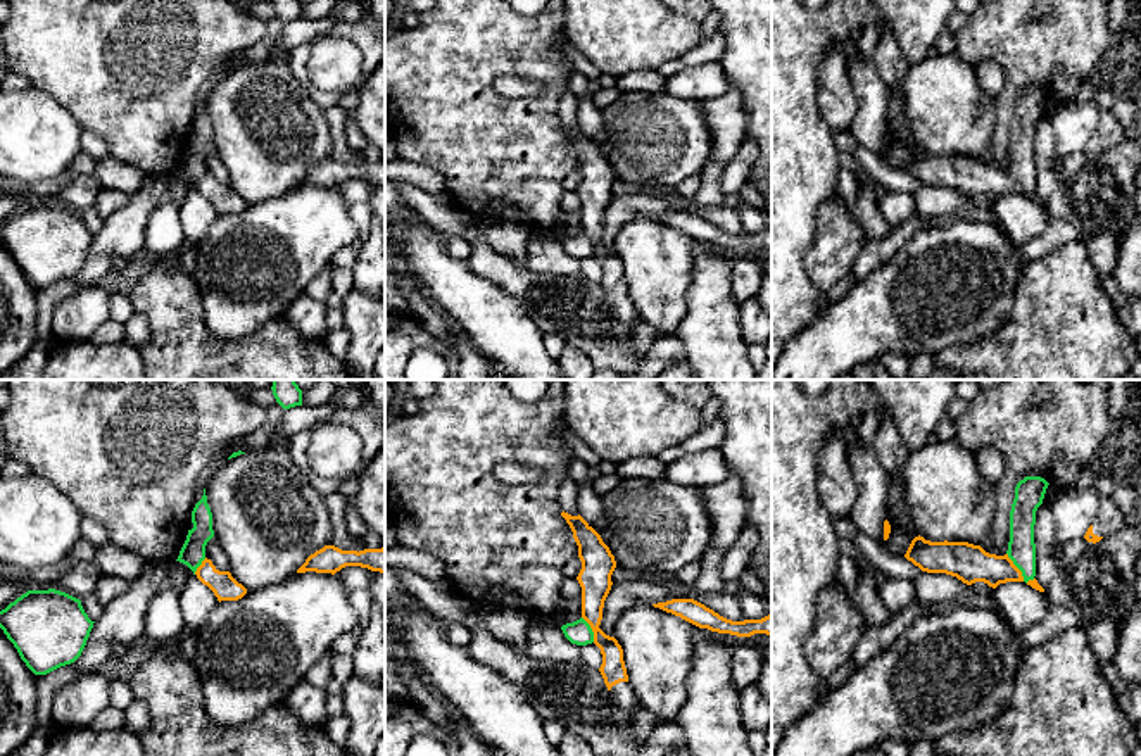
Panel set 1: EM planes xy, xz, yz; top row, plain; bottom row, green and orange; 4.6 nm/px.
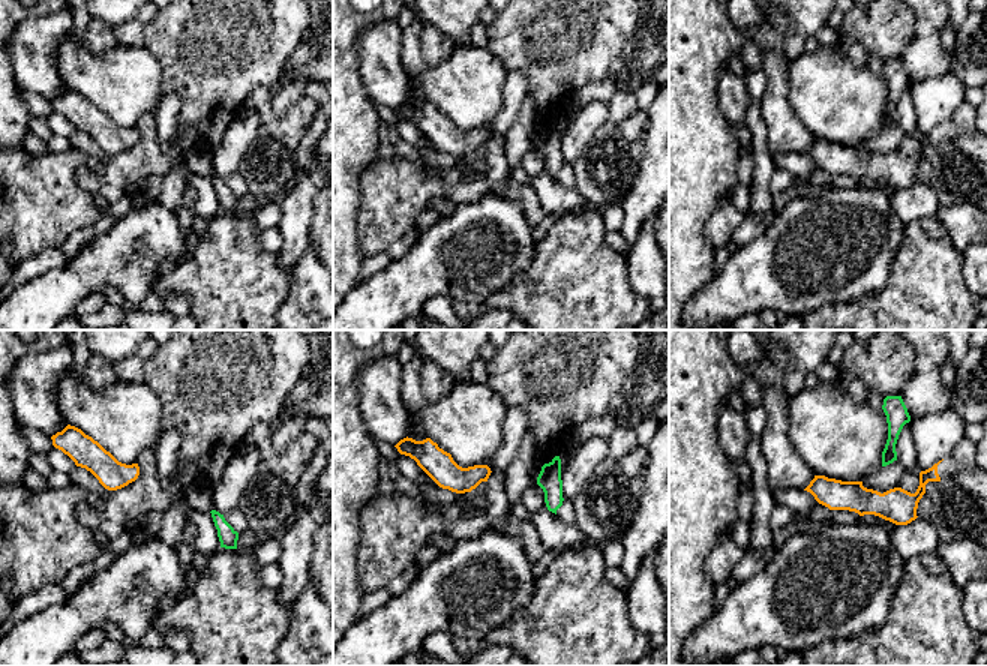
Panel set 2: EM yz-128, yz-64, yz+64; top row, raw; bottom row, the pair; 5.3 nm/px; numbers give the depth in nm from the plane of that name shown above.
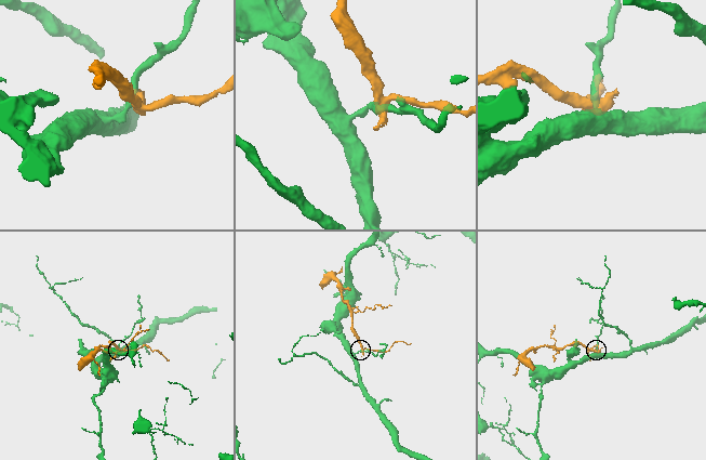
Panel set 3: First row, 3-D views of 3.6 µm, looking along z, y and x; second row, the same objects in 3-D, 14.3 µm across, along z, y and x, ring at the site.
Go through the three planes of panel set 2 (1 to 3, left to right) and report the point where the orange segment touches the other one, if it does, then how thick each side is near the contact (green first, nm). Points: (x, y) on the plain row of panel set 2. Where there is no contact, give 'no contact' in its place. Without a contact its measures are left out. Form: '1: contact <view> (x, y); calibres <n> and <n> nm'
1: no contact
2: no contact
3: no contact

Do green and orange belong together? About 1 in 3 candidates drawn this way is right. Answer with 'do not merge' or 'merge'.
do not merge

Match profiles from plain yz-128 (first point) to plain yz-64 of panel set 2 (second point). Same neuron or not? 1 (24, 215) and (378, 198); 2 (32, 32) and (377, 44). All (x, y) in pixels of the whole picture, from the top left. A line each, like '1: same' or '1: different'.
1: same
2: same

